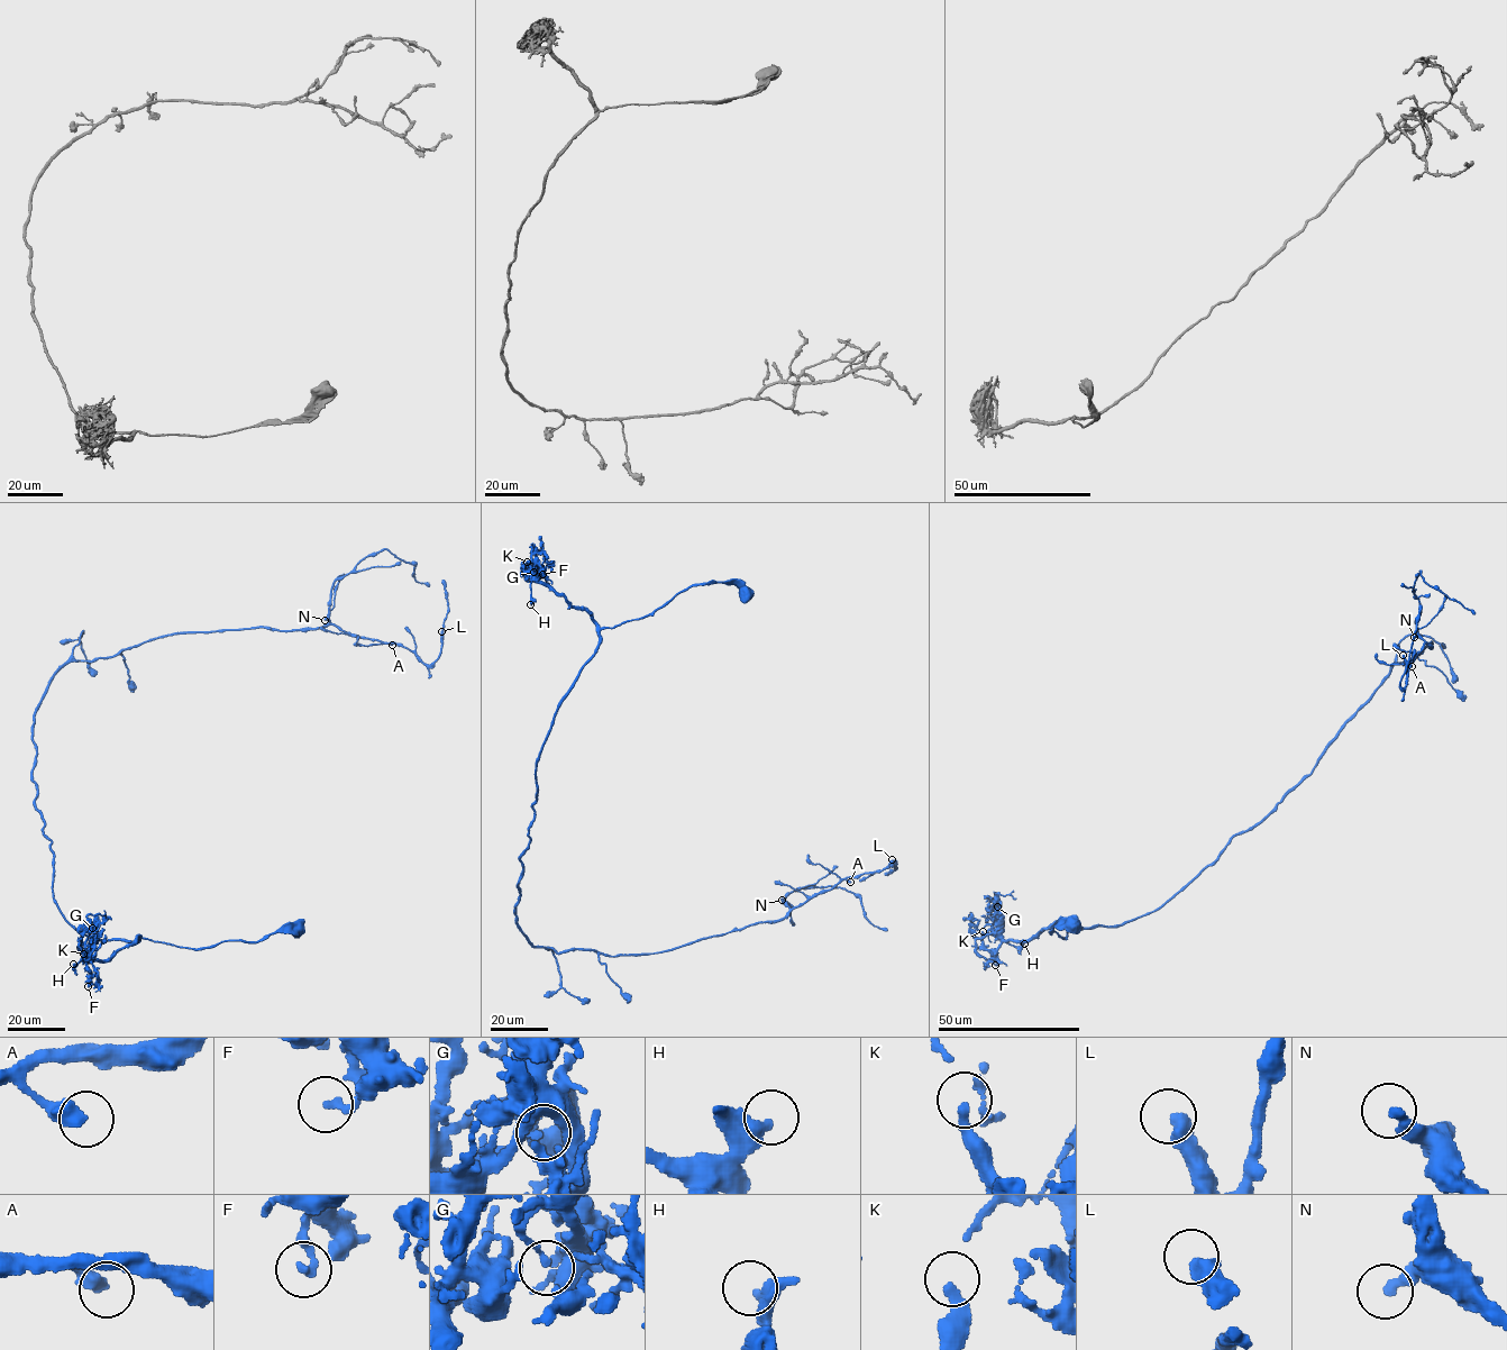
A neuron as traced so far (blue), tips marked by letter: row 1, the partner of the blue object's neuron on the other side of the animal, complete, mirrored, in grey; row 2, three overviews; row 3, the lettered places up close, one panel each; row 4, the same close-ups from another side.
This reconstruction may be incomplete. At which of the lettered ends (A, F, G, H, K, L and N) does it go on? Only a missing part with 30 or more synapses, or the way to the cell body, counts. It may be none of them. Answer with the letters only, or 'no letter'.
K

